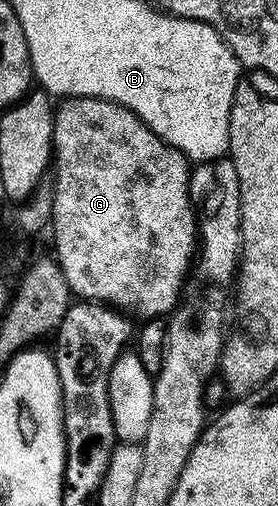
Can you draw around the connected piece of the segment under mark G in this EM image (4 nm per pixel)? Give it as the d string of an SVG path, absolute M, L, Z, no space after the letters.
M66 97L57 104L54 113L54 149L52 152L52 186L54 200L50 214L49 230L54 230L53 254L63 270L64 277L71 292L79 300L105 303L115 309L131 307L139 311L143 320L149 321L159 317L169 316L178 305L180 294L184 289L184 280L192 267L192 260L196 255L196 240L198 238L198 224L196 222L196 207L189 193L189 179L192 164L184 153L180 153L172 145L164 142L159 135L152 133L146 124L136 117L124 105L114 103L111 99L75 99Z

